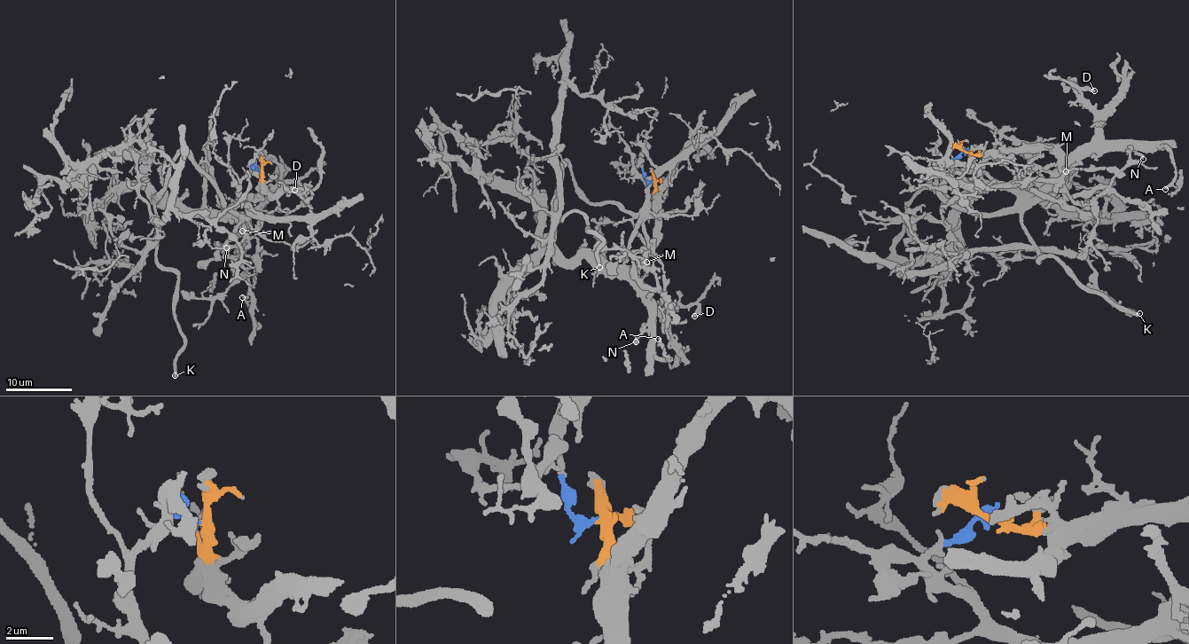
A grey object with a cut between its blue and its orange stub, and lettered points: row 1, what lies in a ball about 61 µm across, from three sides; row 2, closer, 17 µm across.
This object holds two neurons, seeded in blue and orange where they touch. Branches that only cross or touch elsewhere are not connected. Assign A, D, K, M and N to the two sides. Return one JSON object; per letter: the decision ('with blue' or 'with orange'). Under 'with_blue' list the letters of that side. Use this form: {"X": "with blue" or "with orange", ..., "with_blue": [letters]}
{"A": "with orange", "D": "with orange", "K": "with orange", "M": "with orange", "N": "with orange", "with_blue": []}

